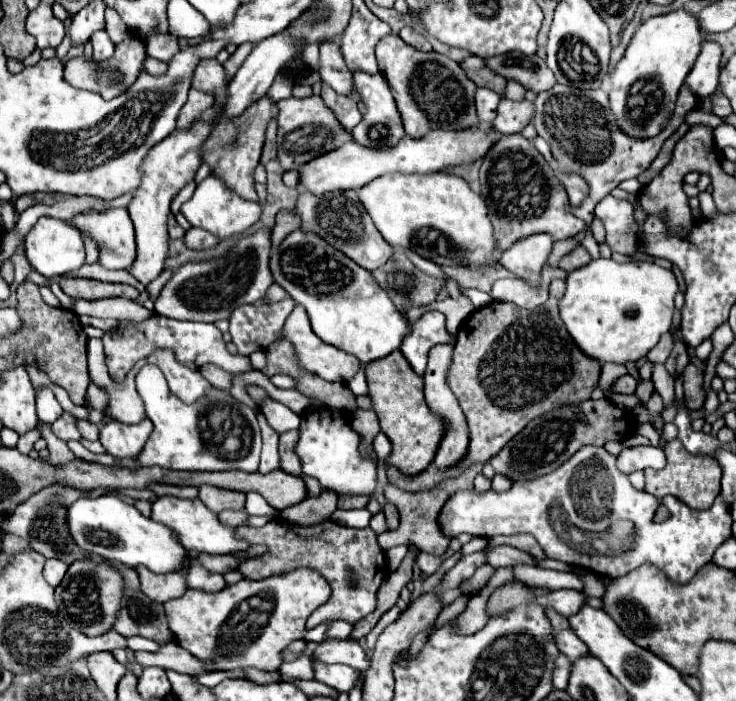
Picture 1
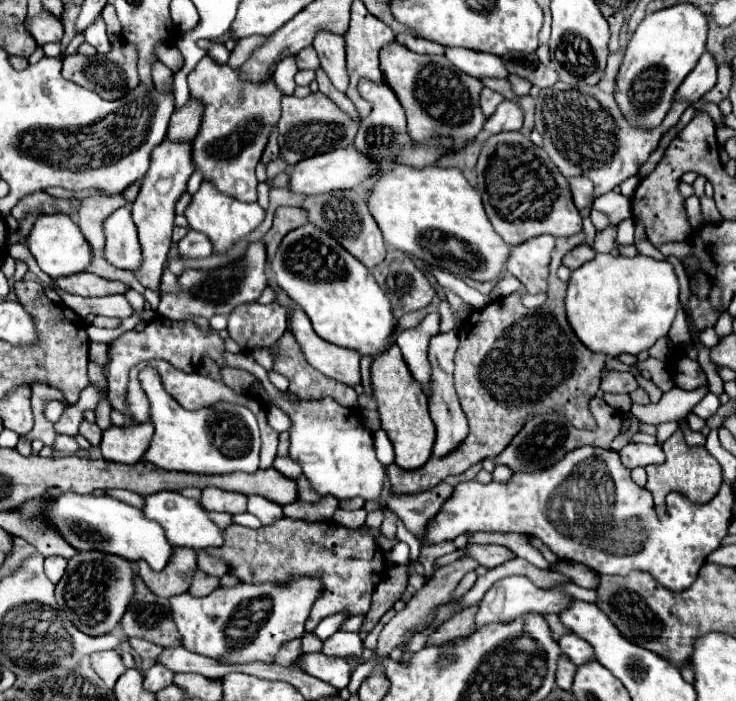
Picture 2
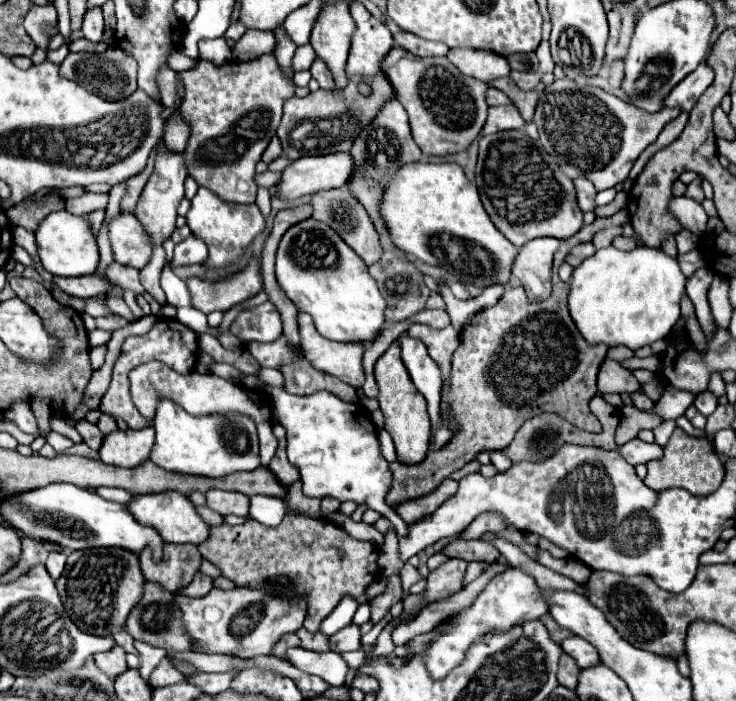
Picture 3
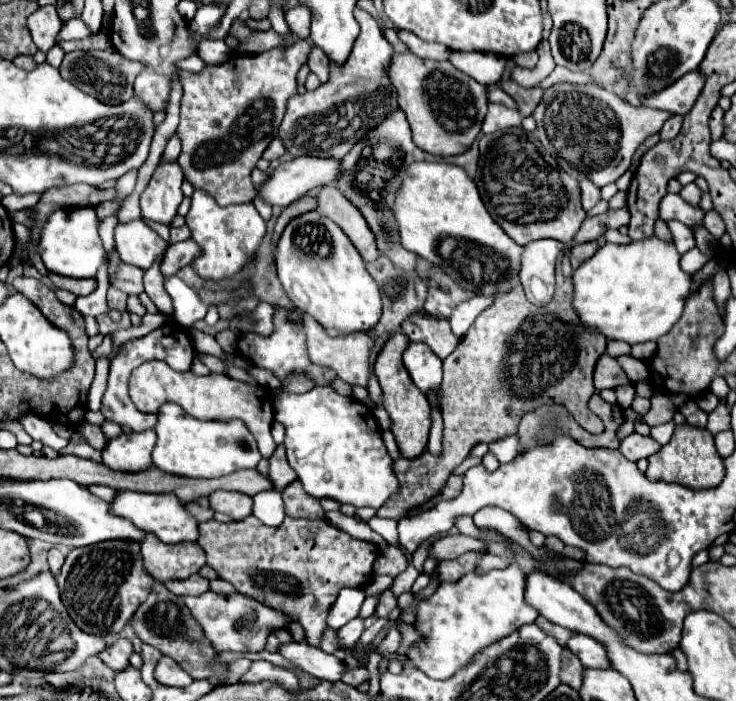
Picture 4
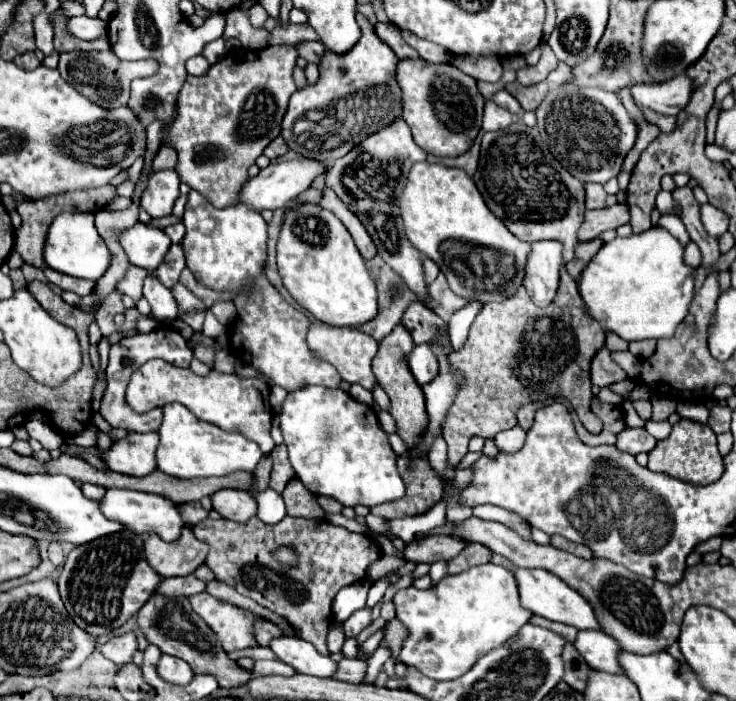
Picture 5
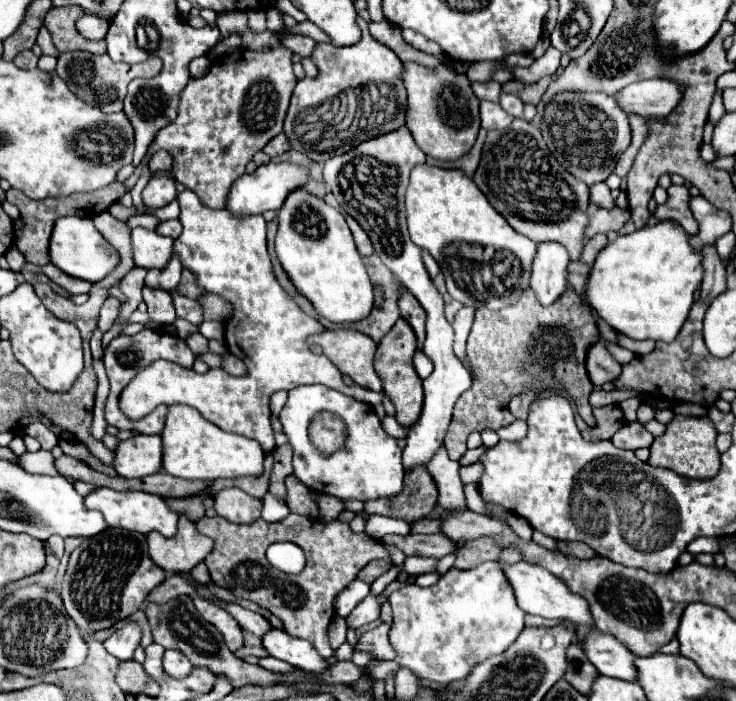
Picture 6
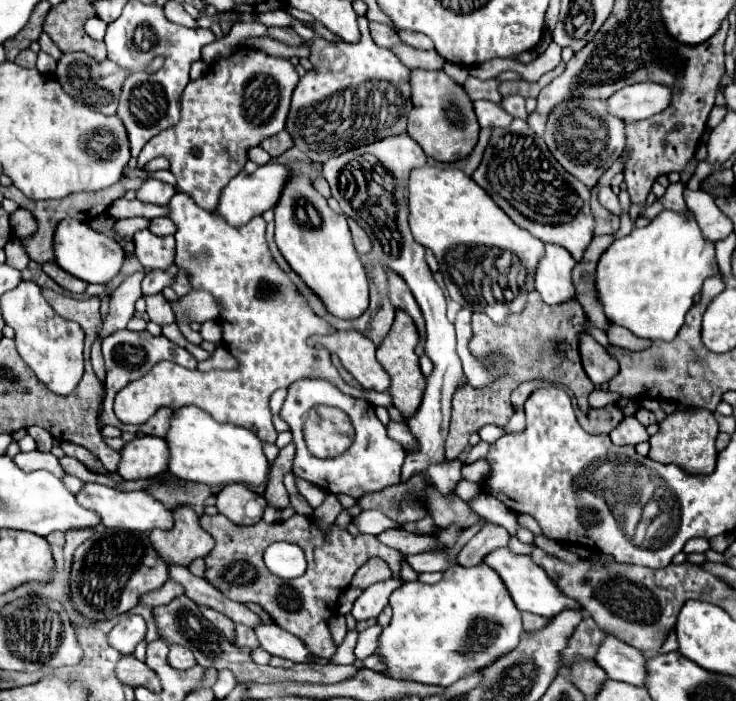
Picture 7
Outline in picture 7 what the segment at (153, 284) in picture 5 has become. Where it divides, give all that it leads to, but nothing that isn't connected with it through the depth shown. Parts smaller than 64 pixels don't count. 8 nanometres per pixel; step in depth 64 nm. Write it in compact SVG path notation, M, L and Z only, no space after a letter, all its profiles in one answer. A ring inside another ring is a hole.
M154 294L154 296L144 296L148 308L148 316L152 322L160 324L160 326L166 326L166 324L172 324L174 322L174 312L168 304L168 300L162 296L162 294Z

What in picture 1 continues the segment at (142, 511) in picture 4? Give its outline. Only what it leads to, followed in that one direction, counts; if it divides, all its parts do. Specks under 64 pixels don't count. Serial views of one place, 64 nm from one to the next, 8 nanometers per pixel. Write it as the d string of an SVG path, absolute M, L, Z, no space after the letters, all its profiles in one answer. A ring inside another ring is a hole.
M158 496L152 502L152 520L172 528L172 532L176 532L176 538L180 540L180 544L184 544L184 548L188 548L188 552L198 554L198 552L208 552L208 554L230 554L230 552L238 552L248 548L242 540L238 540L234 536L234 528L222 526L218 520L218 514L210 512L198 498L196 500L182 500L176 496Z

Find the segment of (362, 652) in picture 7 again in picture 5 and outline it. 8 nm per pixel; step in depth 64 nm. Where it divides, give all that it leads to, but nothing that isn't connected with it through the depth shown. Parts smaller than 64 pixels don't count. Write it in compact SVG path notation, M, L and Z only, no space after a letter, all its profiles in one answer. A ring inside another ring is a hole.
M402 622L386 624L386 626L384 626L384 638L382 638L380 644L384 644L384 646L390 648L392 658L398 658L400 646L402 646L402 642L404 642L404 636L408 636L408 632L406 632L406 628L402 626Z

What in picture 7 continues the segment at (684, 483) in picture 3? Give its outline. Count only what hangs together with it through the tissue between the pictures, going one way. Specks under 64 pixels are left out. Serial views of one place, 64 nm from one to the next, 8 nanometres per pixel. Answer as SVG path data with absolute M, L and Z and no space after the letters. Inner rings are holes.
M688 408L688 410L676 410L668 414L660 424L658 432L650 436L650 452L648 456L656 462L672 462L684 468L690 474L710 474L716 466L716 448L714 440L718 436L718 422L712 412L704 408Z

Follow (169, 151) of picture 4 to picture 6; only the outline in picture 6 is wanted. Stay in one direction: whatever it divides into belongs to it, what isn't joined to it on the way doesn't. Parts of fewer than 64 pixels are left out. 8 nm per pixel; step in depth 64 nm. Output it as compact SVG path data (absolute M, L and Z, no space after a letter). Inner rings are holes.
M156 152L148 164L150 172L158 172L158 170L170 170L172 168L172 158L166 152Z

